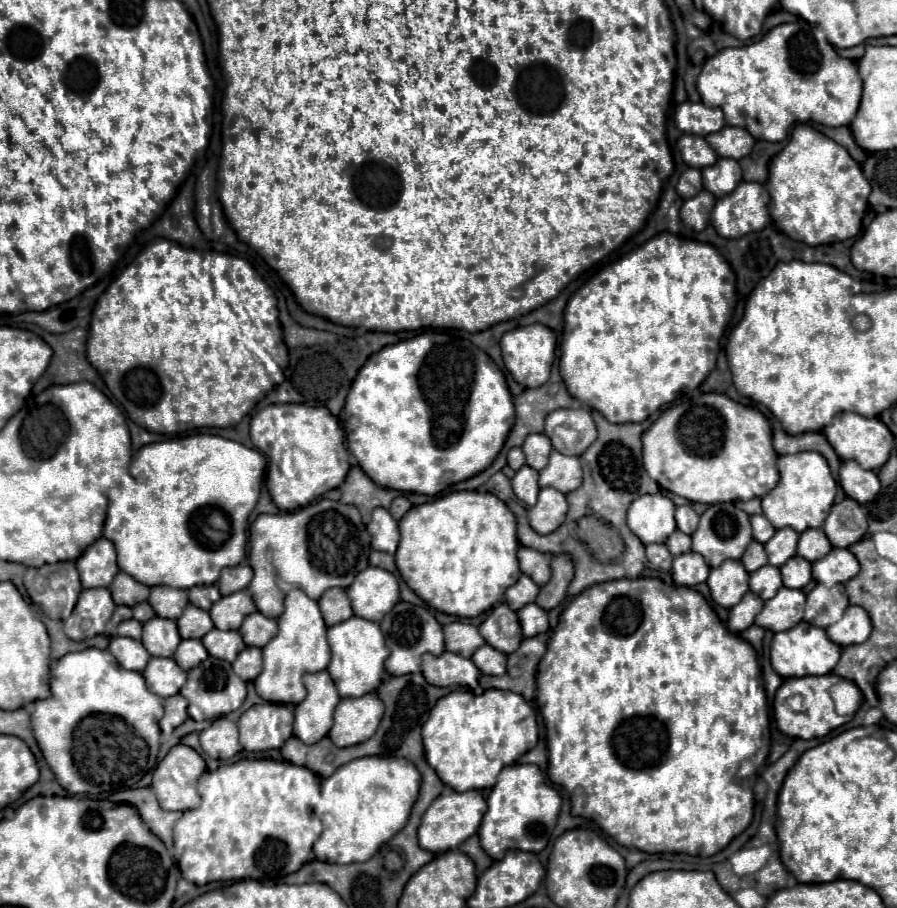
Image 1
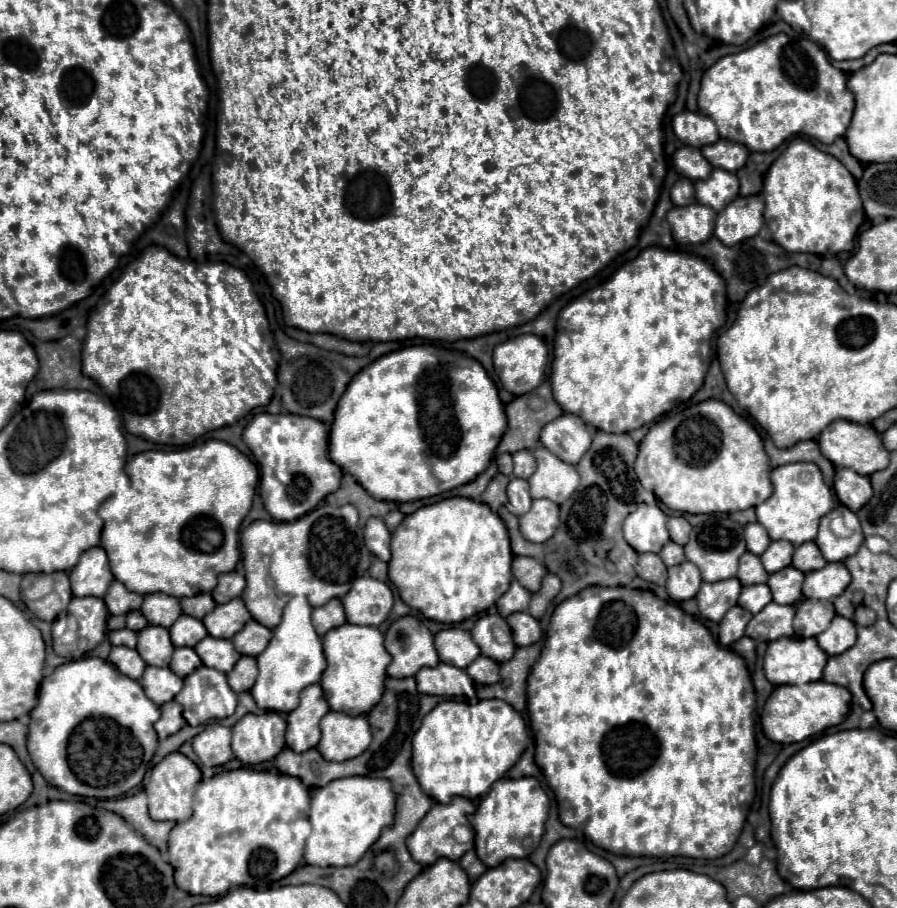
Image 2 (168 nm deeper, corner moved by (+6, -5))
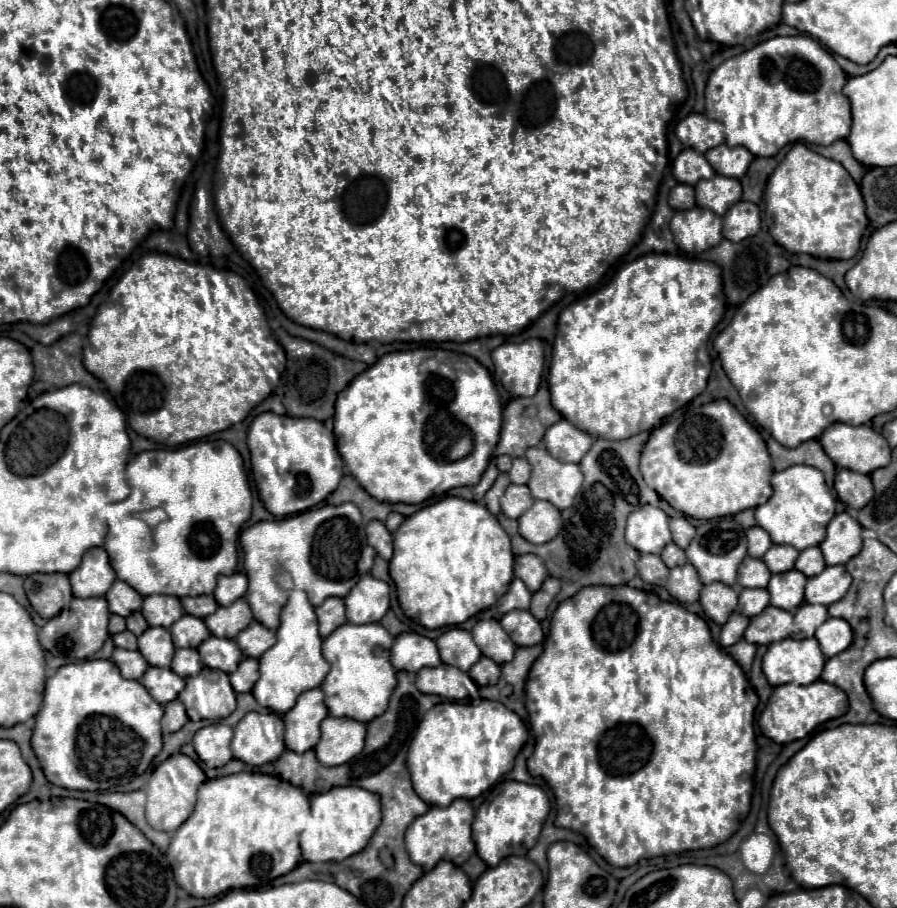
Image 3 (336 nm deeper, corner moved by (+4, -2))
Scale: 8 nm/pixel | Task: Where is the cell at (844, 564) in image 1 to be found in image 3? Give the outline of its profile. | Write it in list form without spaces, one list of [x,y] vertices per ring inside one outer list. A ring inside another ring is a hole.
[[[827,566],[819,576],[807,580],[805,600],[809,604],[829,606],[845,596],[851,582],[851,574],[845,570],[845,566]]]

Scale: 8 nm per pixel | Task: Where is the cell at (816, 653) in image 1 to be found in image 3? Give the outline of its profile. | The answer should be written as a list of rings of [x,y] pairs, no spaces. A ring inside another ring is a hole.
[[[807,638],[807,640],[781,640],[781,642],[773,642],[765,656],[763,656],[763,674],[767,678],[767,682],[771,686],[779,686],[779,684],[811,684],[815,680],[819,680],[821,672],[823,672],[823,664],[825,664],[825,656],[819,648],[819,642],[815,638]]]

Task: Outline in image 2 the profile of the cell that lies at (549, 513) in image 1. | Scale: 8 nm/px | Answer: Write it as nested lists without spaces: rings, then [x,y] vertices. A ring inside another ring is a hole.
[[[535,499],[533,507],[519,517],[519,525],[527,541],[543,543],[553,537],[559,527],[559,505],[549,499]]]

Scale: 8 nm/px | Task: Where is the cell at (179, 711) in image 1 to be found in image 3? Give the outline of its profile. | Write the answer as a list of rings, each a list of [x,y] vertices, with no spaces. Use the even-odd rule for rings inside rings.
[[[173,700],[171,704],[165,704],[165,716],[161,720],[163,732],[177,732],[187,722],[187,712],[179,700]]]

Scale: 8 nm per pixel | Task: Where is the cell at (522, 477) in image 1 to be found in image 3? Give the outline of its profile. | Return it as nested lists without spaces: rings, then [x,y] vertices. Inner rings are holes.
[[[509,484],[507,492],[501,498],[501,512],[507,518],[519,518],[527,508],[531,508],[531,504],[533,504],[533,498],[527,486]]]

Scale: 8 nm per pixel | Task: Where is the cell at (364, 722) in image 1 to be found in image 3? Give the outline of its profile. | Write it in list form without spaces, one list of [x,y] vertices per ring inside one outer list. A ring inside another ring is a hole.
[[[327,716],[321,724],[321,740],[315,746],[317,760],[323,766],[339,766],[355,758],[365,744],[367,728],[349,718]]]

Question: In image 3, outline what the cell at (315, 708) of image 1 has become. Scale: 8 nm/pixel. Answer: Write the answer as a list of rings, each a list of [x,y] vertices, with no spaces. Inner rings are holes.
[[[321,688],[307,690],[299,696],[297,704],[283,716],[285,746],[293,752],[307,752],[319,742],[319,724],[327,718]]]

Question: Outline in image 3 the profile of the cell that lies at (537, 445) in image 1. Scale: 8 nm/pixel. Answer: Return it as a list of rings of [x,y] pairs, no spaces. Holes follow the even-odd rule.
[[[515,458],[513,460],[513,468],[509,470],[509,478],[513,484],[527,484],[531,474],[531,466],[527,464],[525,458]]]

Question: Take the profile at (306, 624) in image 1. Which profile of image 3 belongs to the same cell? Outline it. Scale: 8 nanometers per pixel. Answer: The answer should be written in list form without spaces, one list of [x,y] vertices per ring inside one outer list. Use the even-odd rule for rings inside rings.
[[[291,590],[289,600],[281,612],[281,626],[277,628],[277,642],[261,658],[261,676],[255,682],[255,700],[273,712],[285,714],[295,706],[295,700],[307,688],[321,686],[329,672],[327,660],[321,656],[321,636],[317,632],[317,616],[301,590]]]

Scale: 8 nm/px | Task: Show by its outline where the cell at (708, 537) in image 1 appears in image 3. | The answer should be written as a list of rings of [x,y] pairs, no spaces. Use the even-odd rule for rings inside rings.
[[[723,518],[709,520],[697,528],[697,534],[691,540],[689,548],[685,550],[685,554],[687,554],[687,560],[699,572],[699,578],[703,580],[703,584],[721,582],[733,588],[737,584],[737,568],[741,560],[747,556],[745,530],[733,520],[723,520]]]

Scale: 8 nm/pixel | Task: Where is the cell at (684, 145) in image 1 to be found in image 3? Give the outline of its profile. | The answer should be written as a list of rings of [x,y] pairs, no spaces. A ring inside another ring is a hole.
[[[693,148],[683,150],[677,160],[673,162],[673,176],[677,178],[677,182],[681,184],[691,184],[695,186],[699,180],[703,178],[711,178],[715,172],[711,168],[711,164],[707,164],[705,156],[695,152]]]

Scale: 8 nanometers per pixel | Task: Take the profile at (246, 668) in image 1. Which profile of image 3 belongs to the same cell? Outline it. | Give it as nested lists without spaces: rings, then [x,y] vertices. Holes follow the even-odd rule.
[[[243,658],[239,662],[239,668],[229,674],[235,692],[251,692],[257,678],[259,678],[259,662],[255,658]]]

